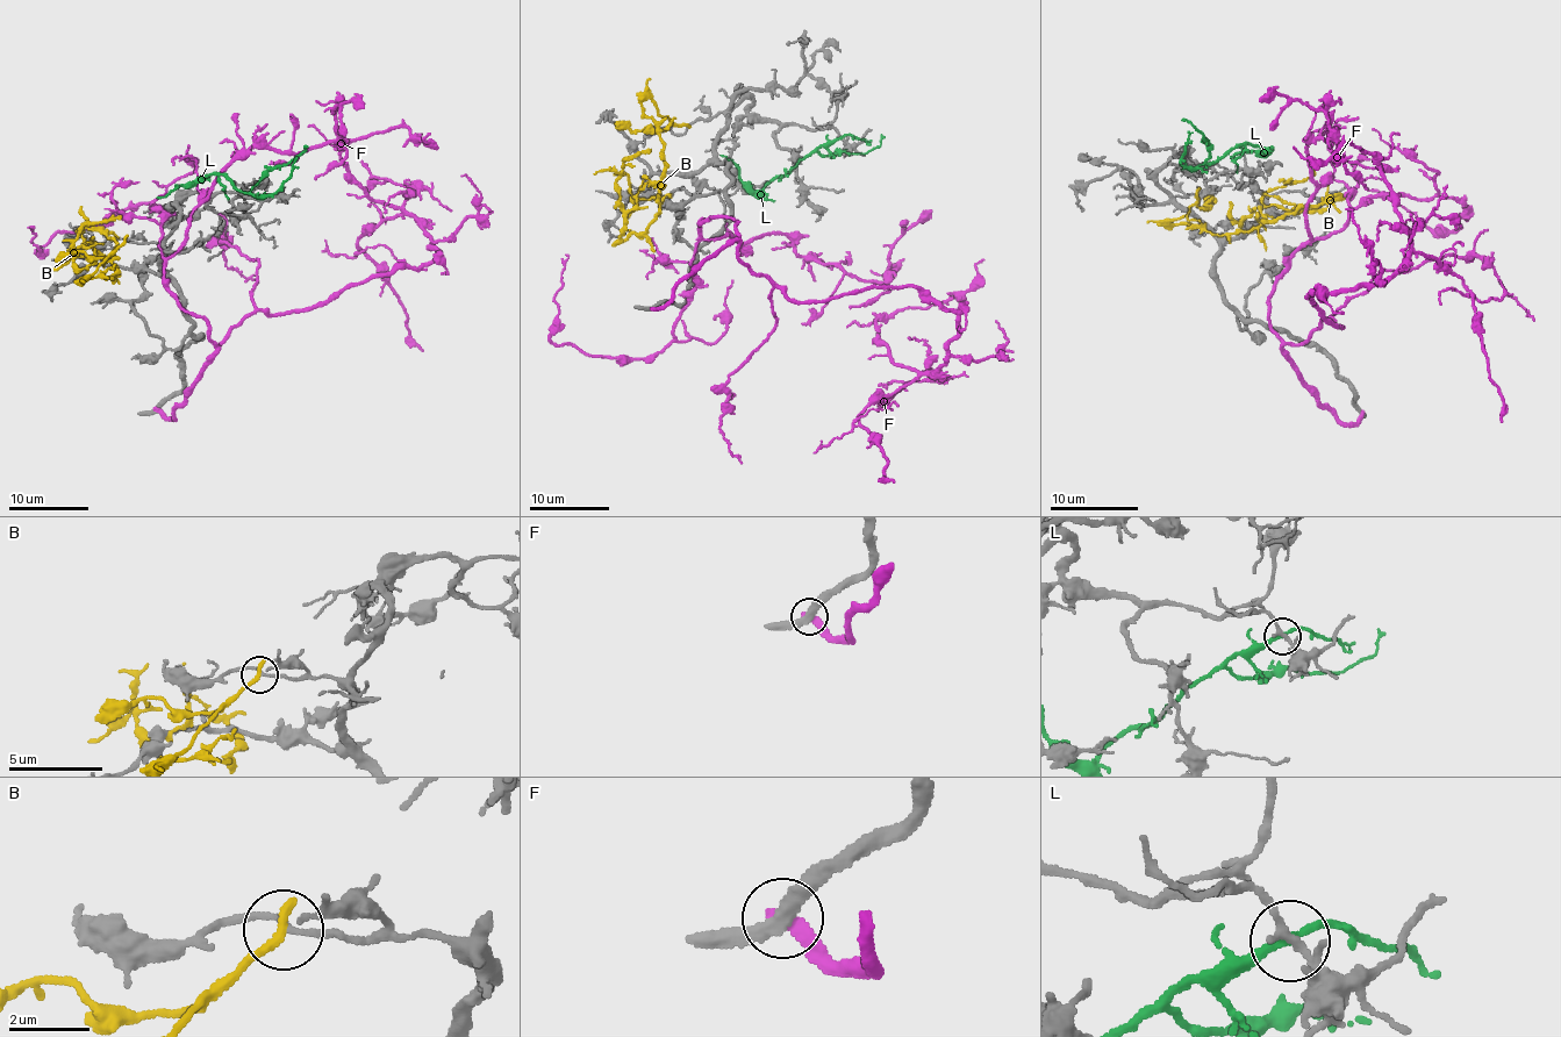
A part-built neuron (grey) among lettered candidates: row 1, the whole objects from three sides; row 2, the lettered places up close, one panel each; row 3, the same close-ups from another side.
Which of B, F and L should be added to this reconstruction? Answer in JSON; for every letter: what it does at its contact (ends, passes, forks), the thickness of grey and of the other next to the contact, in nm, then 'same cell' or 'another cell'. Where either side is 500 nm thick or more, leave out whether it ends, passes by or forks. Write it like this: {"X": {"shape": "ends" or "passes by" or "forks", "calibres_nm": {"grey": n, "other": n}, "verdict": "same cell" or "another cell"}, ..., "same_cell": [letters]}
{"B": {"shape": "ends", "calibres_nm": {"grey": 130, "other": 280}, "verdict": "another cell"}, "F": {"shape": "ends", "calibres_nm": {"grey": 340, "other": 380}, "verdict": "another cell"}, "L": {"shape": "passes by", "calibres_nm": {"grey": 180, "other": 200}, "verdict": "another cell"}, "same_cell": []}

